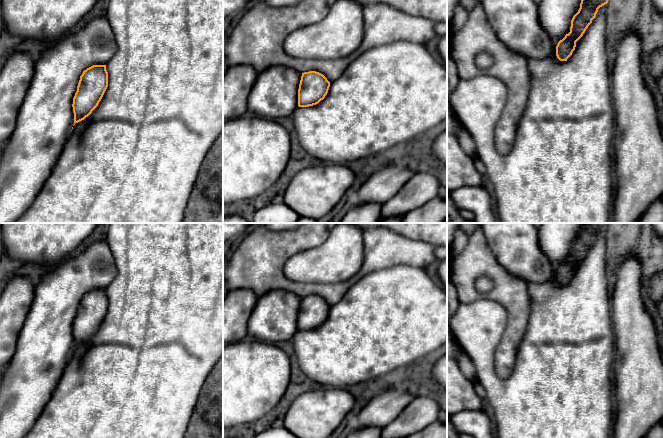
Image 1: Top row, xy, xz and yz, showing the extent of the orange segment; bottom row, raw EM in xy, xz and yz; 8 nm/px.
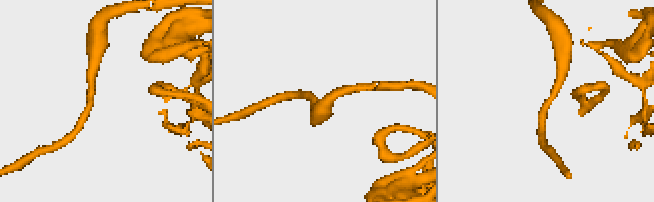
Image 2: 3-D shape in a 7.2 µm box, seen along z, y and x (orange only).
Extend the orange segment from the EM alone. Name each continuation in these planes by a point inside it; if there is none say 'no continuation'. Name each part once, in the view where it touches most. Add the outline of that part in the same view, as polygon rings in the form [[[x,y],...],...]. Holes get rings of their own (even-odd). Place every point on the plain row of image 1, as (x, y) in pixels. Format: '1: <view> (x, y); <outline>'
no continuation

